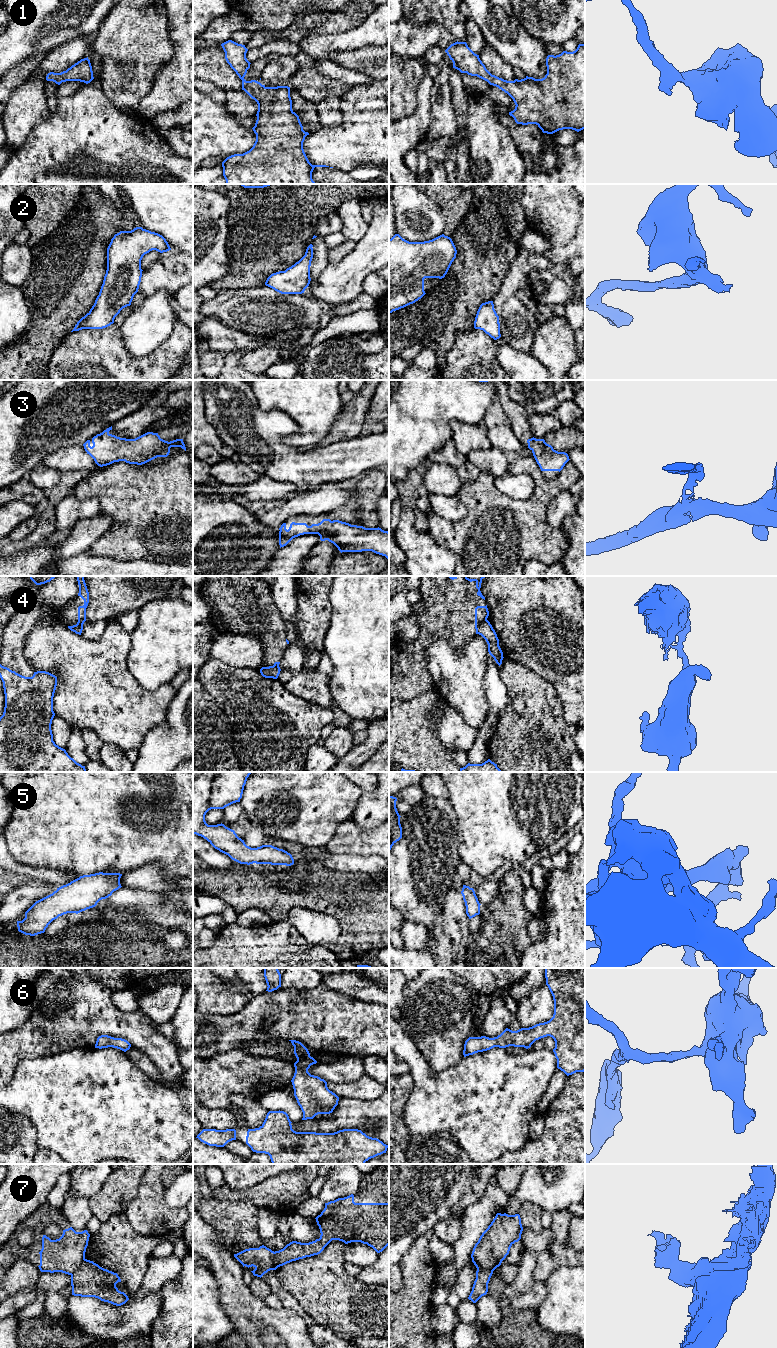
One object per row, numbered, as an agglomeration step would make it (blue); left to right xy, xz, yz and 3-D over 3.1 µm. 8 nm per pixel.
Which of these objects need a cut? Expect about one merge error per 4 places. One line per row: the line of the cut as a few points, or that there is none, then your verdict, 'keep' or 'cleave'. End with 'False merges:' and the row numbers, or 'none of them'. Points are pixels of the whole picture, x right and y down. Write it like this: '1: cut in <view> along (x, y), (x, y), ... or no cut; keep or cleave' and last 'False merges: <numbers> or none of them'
1: no cut; keep
2: no cut; keep
3: no cut; keep
4: cut in yz along (486, 619), (479, 625), (477, 633); cleave
5: no cut; keep
6: no cut; keep
7: cut in xy along (85, 1259), (71, 1275); cleave
False merges: 4, 7

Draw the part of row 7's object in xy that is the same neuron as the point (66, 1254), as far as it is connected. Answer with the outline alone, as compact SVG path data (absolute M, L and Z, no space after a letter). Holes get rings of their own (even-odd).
M72 1227L63 1230L62 1236L56 1240L43 1235L39 1252L40 1271L68 1275L75 1273L85 1260L89 1237L87 1230L76 1232Z

